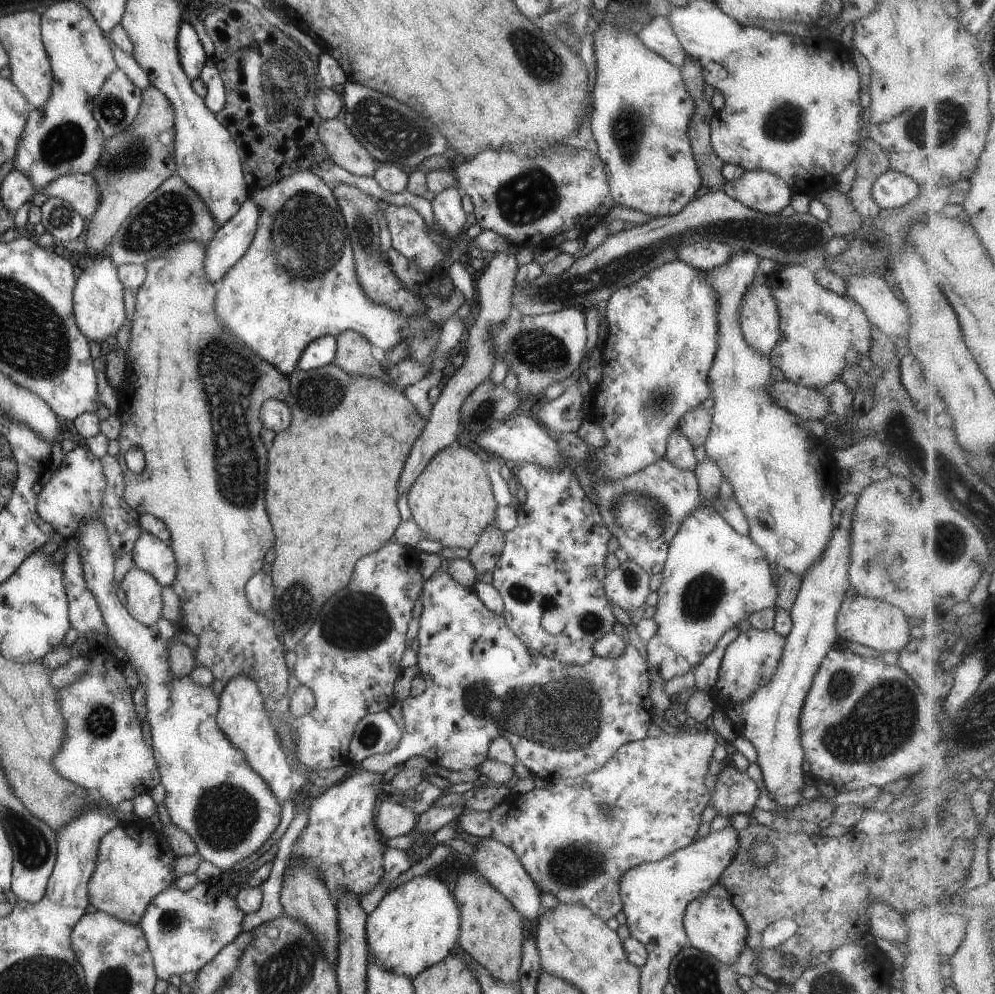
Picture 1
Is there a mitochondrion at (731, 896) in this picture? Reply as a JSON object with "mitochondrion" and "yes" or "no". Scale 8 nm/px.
{"mitochondrion":"no"}

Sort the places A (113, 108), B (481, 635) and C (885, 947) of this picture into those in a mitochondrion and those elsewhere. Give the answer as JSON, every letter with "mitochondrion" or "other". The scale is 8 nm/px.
{"A":"mitochondrion","B":"other","C":"other"}

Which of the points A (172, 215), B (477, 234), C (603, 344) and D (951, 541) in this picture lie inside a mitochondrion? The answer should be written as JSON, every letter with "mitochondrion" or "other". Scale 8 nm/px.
{"A":"mitochondrion","B":"other","C":"other","D":"mitochondrion"}

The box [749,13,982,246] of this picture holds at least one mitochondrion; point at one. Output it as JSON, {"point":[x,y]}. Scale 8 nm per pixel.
{"point":[951,117]}

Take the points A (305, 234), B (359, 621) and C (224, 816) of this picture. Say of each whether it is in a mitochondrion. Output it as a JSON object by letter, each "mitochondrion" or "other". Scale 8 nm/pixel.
{"A":"mitochondrion","B":"mitochondrion","C":"mitochondrion"}

